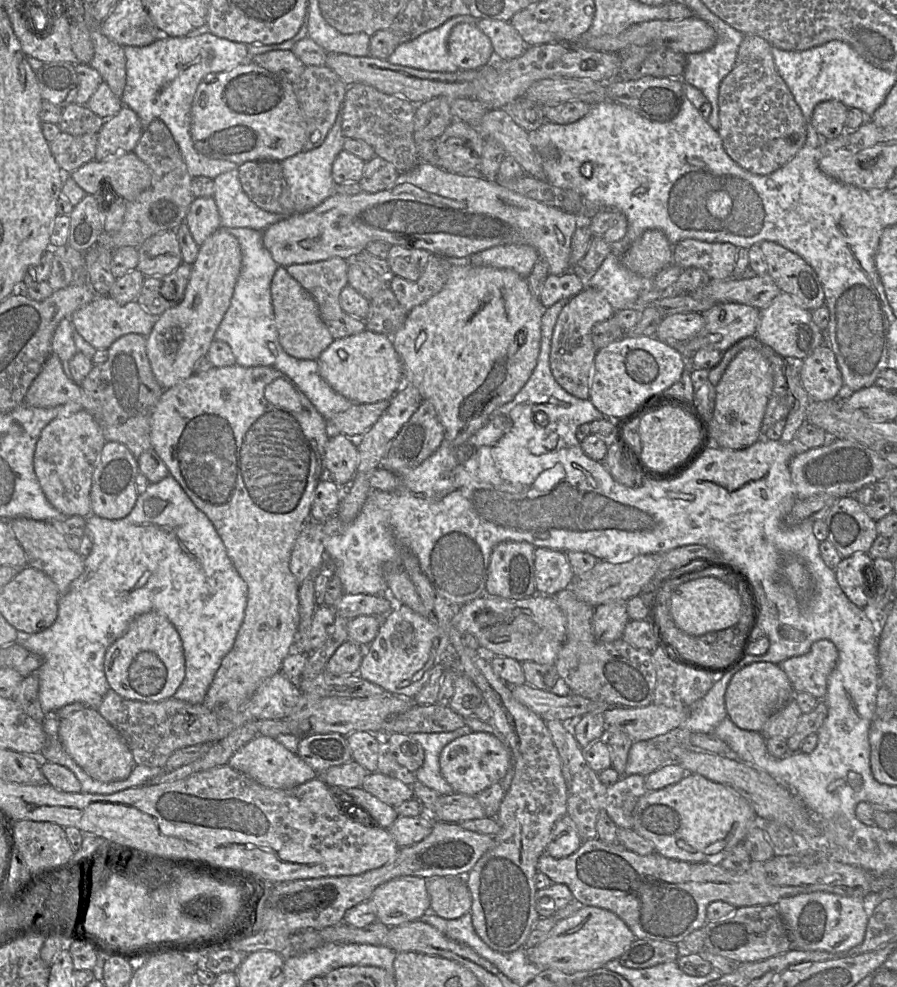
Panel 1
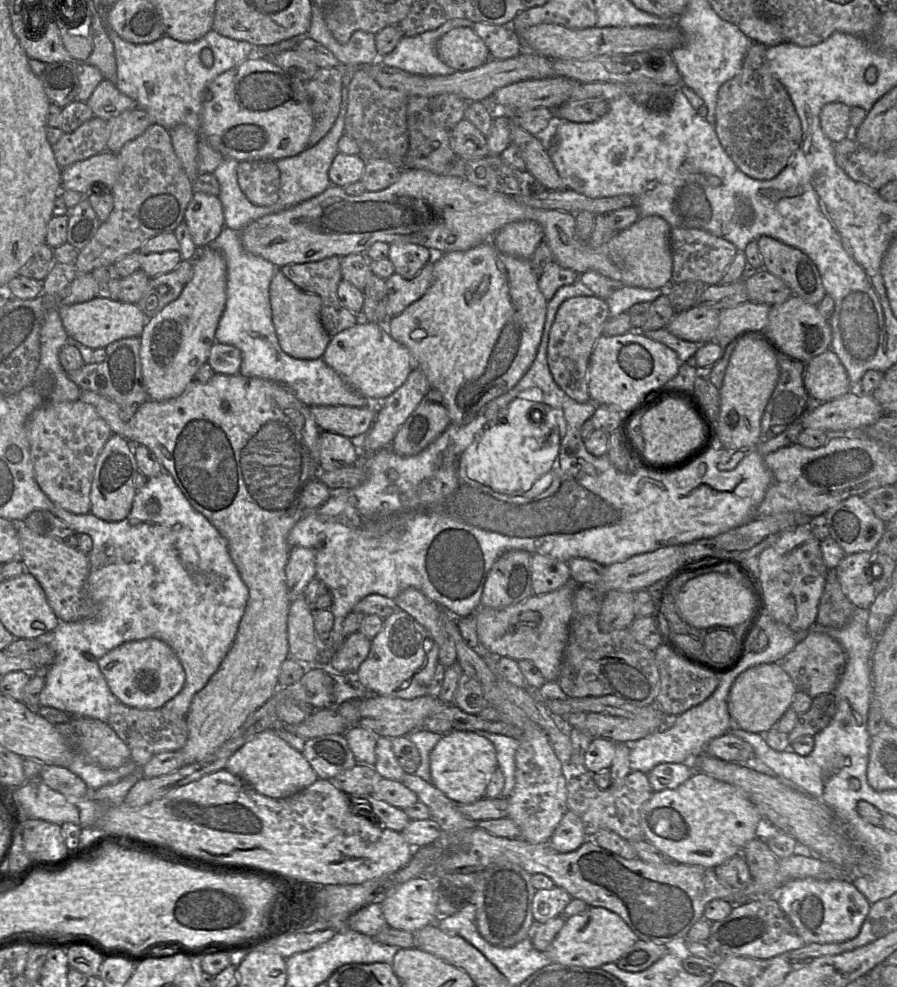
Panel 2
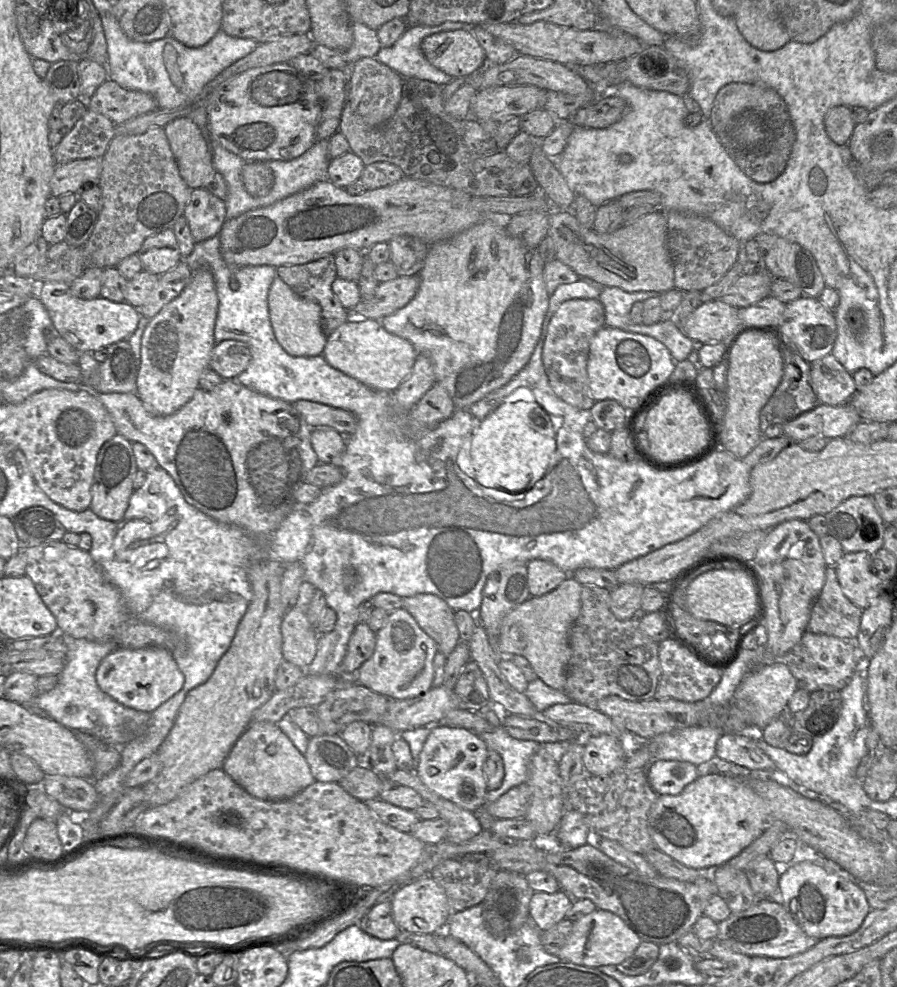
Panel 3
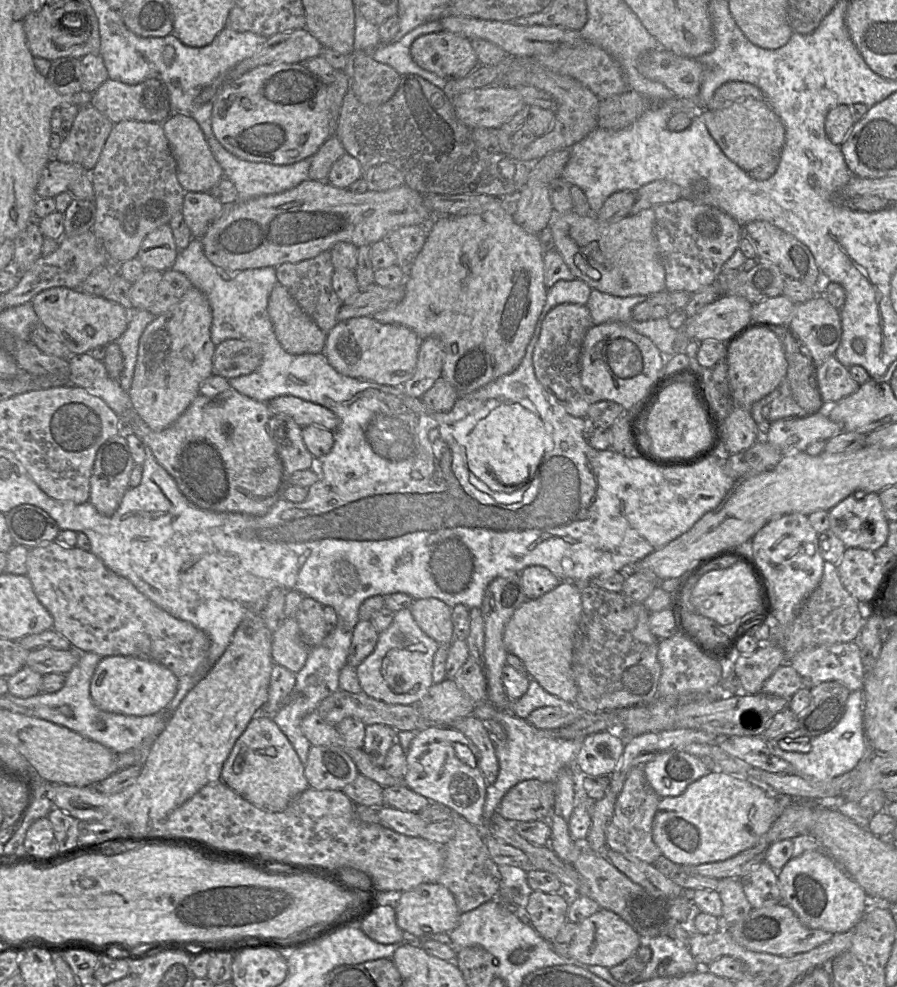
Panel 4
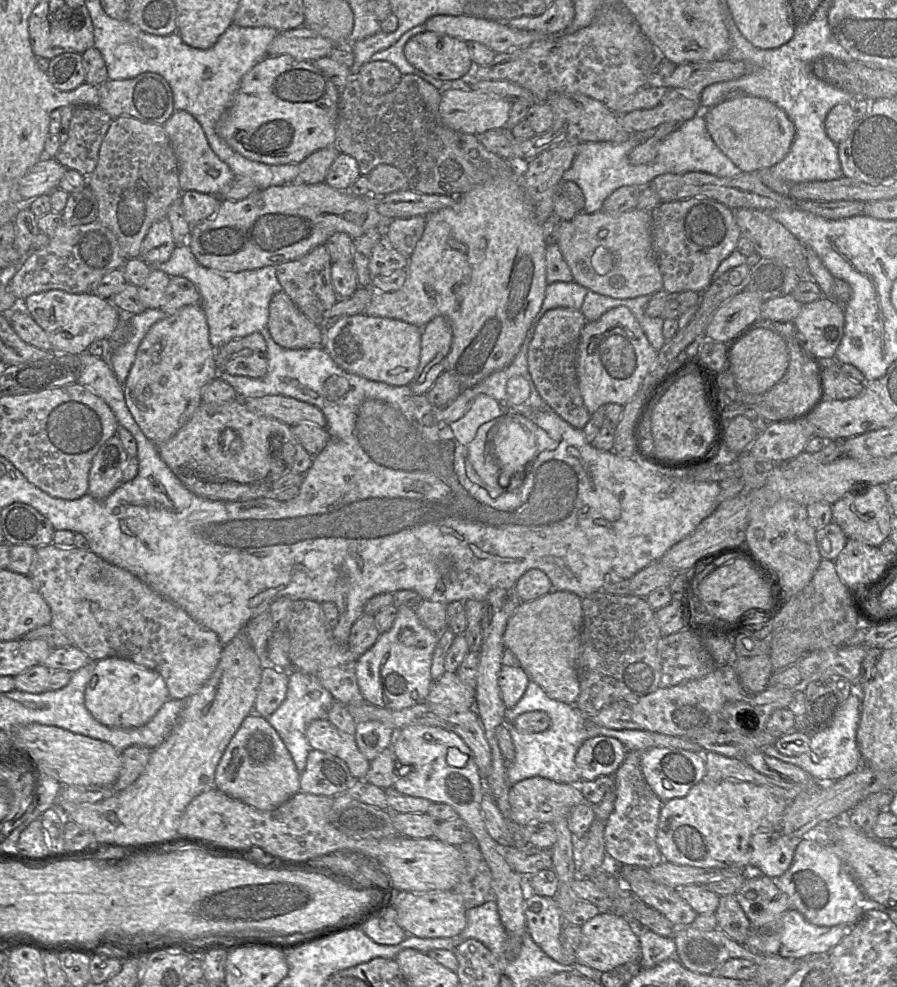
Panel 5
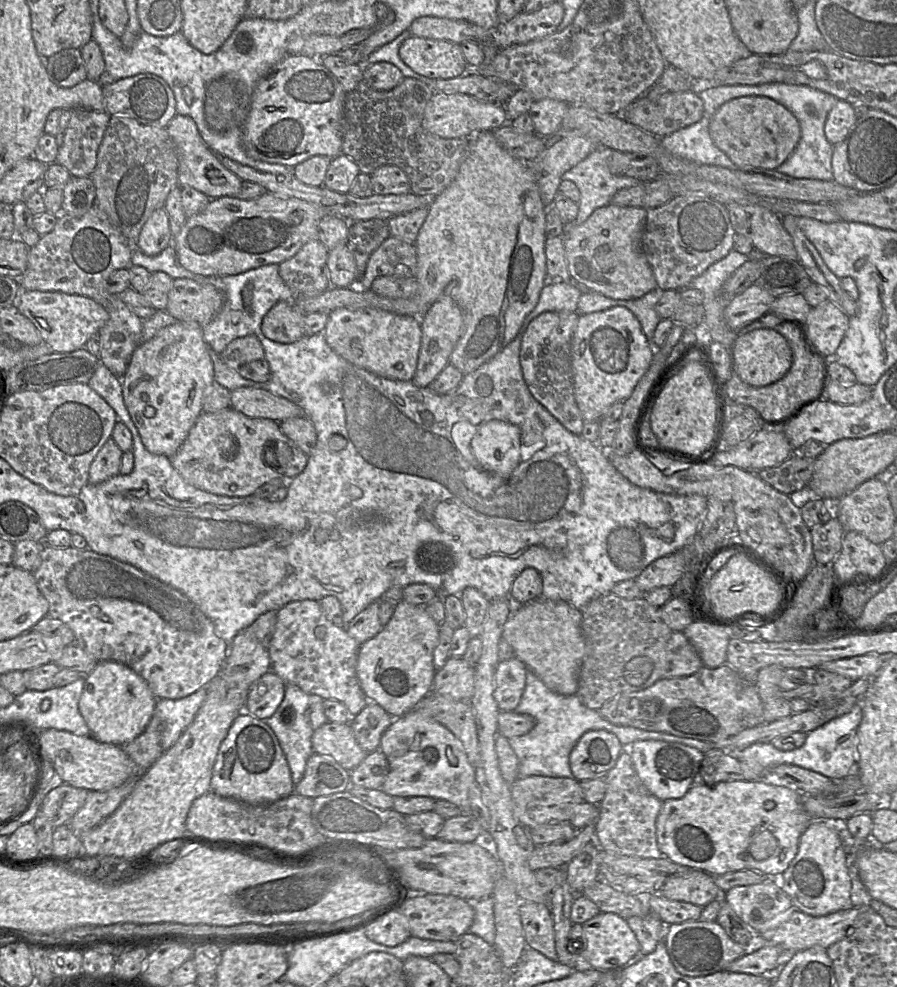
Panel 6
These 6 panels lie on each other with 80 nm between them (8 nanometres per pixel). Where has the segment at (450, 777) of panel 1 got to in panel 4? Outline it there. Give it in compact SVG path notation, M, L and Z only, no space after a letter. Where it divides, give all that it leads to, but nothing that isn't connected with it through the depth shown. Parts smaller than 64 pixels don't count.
M430 726L417 732L406 752L408 772L403 784L429 801L443 804L478 828L484 838L483 807L487 783L479 768L478 748L460 731Z

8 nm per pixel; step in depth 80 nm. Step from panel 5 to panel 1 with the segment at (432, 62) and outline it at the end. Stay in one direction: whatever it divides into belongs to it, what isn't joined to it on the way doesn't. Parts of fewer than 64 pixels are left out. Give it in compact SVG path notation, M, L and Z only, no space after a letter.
M467 23L454 26L447 49L459 70L478 69L495 58L490 39L475 25Z

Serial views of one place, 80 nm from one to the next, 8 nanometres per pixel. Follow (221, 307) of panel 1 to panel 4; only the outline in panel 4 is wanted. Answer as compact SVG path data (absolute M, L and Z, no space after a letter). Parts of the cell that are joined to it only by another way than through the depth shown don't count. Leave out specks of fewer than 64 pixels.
M192 285L176 304L156 316L141 334L132 384L127 393L131 407L152 430L161 431L173 424L200 394L201 383L214 373L215 345L211 341L211 324L212 312L208 299Z

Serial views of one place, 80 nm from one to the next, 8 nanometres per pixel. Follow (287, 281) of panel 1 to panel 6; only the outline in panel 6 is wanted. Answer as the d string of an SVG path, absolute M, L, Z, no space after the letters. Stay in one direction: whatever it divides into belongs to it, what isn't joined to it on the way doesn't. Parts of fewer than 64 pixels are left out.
M280 301L264 316L261 331L274 342L294 343L305 336L304 316L292 301Z

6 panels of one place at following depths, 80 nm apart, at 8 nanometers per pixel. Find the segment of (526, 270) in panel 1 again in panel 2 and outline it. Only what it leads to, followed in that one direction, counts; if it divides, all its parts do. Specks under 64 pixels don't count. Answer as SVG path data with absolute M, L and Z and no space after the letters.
M518 221L505 225L497 232L492 242L502 253L530 259L544 239L540 224L534 221Z

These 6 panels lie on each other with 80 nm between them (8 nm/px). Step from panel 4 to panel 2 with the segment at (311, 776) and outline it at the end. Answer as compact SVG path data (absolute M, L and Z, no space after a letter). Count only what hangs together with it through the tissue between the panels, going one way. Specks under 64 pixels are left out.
M330 734L305 740L302 755L316 772L318 779L329 780L357 764L342 734Z

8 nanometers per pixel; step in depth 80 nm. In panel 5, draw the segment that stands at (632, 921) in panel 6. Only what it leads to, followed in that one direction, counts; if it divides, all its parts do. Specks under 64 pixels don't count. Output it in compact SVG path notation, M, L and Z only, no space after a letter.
M637 925L636 934L641 945L641 969L650 969L664 960L675 958L676 944L673 937L661 936L640 925Z

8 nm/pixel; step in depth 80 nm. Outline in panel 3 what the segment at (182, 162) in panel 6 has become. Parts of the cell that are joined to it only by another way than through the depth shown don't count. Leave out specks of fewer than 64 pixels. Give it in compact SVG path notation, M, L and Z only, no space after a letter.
M187 116L177 117L164 127L183 180L191 189L204 188L215 172L208 140Z

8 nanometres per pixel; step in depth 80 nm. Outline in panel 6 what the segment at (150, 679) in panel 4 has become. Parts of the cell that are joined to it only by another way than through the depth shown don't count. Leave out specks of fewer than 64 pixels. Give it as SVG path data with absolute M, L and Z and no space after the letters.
M98 661L95 668L85 676L78 708L90 730L91 737L101 743L122 747L144 732L154 714L156 701L145 680L132 669L115 661Z

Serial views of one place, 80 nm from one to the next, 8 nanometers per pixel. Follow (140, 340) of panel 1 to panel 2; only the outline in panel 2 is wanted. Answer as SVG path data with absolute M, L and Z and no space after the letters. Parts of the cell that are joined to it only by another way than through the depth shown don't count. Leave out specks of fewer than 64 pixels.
M139 337L123 338L107 345L105 350L106 357L102 362L85 364L80 369L67 372L67 375L81 390L96 392L116 403L120 417L128 421L138 408L149 400L142 377L140 339Z

